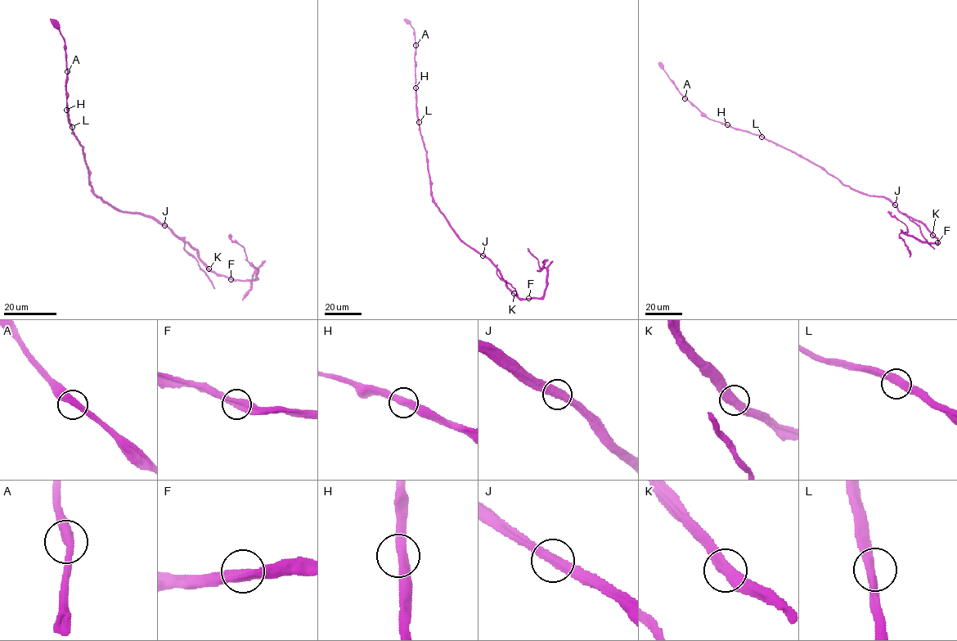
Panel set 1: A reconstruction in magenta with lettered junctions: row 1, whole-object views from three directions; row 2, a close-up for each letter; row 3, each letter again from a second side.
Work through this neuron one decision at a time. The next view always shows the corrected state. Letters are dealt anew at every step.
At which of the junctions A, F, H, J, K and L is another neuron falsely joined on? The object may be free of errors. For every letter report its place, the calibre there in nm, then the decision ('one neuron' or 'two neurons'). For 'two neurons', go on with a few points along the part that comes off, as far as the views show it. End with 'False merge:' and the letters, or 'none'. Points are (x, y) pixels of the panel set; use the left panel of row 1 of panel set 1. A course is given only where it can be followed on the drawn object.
A: at (67, 71); 400 nm thick; one neuron
F: at (231, 279); 400 nm thick; one neuron
H: at (66, 110); 440 nm thick; one neuron
J: at (164, 225); 440 nm thick; one neuron
K: at (208, 268); 440 nm thick; one neuron
L: at (72, 127); 440 nm thick; one neuron
False merge: none

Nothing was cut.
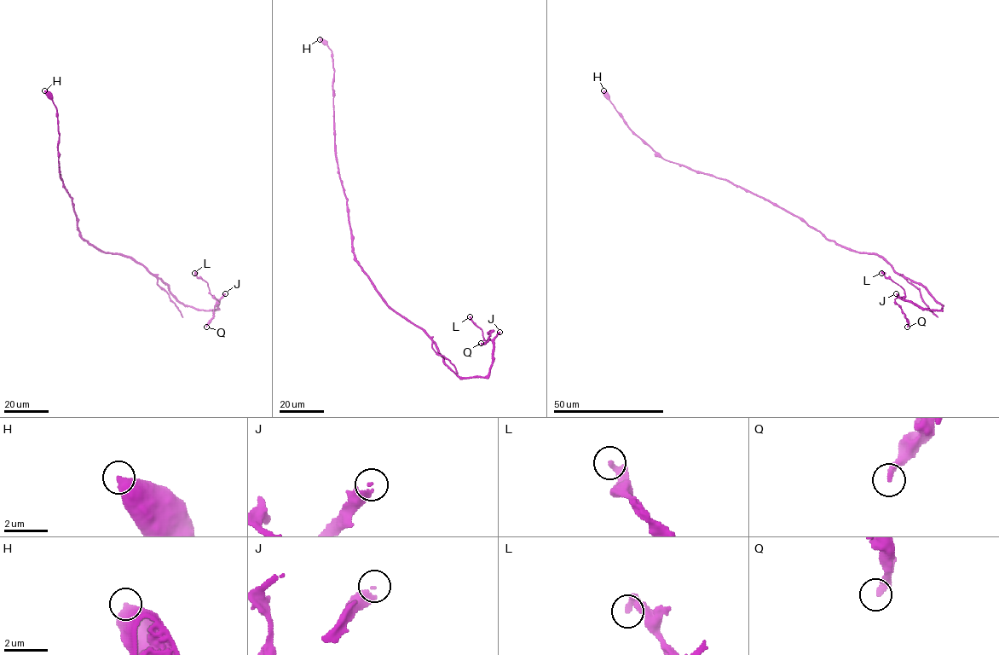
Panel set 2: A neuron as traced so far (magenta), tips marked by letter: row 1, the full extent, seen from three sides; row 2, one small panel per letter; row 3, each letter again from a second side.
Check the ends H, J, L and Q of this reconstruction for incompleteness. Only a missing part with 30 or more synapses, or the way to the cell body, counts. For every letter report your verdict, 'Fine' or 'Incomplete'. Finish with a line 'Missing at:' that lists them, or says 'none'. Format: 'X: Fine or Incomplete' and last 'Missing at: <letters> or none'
H: Fine
J: Incomplete
L: Fine
Q: Fine
Missing at: J

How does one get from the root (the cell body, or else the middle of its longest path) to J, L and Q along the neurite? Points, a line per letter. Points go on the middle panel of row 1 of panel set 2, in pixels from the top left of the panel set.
J: (359, 263), (381, 298), (420, 327), (443, 362), (460, 377), (488, 373), (493, 338), (499, 332)
L: (359, 263), (381, 298), (430, 337), (455, 373), (485, 376), (493, 343), (484, 339), (470, 316)
Q: (359, 263), (381, 298), (430, 337), (459, 376), (488, 373), (491, 330), (488, 340), (481, 343)

